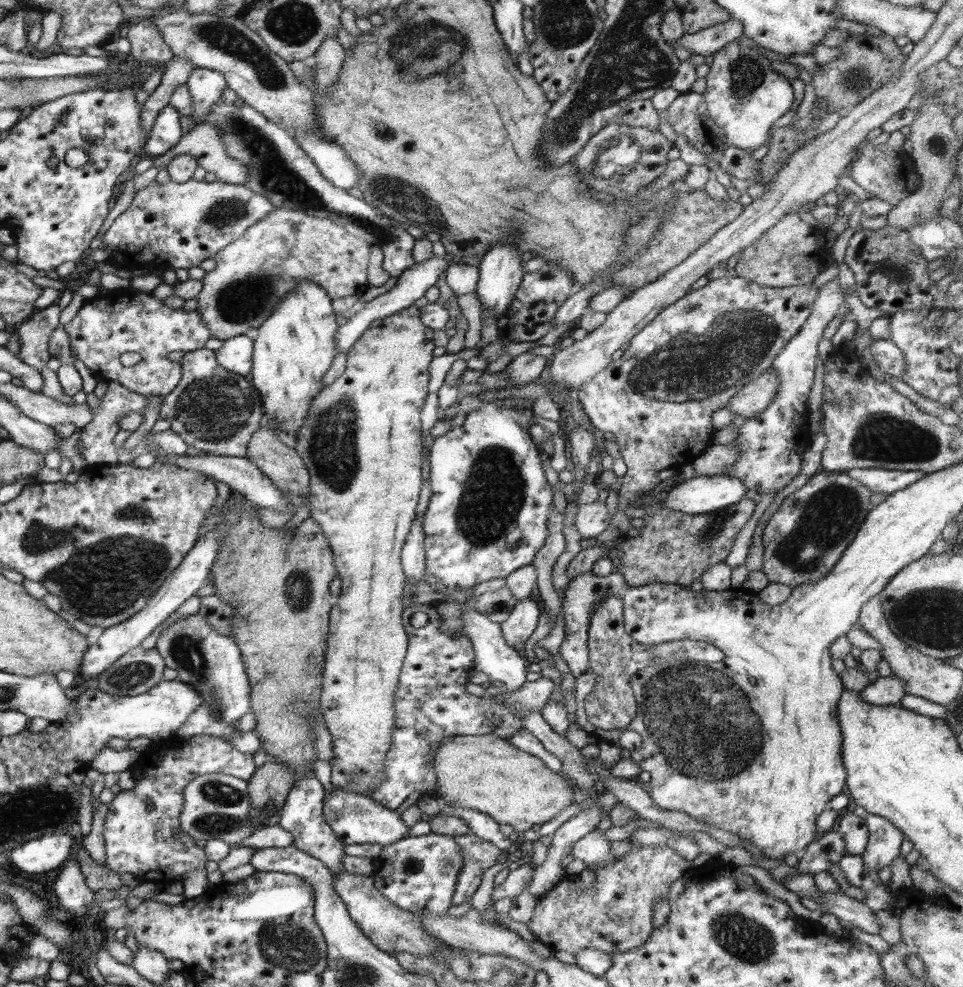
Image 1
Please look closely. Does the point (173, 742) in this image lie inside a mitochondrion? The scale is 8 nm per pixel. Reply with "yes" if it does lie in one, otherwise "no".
no

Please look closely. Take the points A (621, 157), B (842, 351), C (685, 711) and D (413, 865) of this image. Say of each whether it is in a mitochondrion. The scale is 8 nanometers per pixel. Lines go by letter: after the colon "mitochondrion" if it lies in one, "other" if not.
A: mitochondrion
B: other
C: mitochondrion
D: mitochondrion

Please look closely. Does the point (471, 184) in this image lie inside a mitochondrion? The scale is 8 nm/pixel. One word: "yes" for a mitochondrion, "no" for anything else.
no

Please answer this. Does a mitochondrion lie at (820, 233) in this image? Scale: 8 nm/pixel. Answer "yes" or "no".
no

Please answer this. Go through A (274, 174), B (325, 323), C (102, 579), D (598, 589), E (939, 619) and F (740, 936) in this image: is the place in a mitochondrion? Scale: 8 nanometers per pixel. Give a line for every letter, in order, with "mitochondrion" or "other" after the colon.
A: mitochondrion
B: other
C: mitochondrion
D: other
E: mitochondrion
F: mitochondrion

